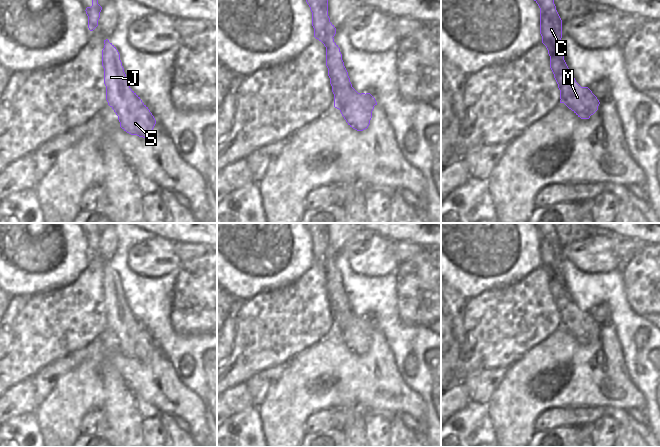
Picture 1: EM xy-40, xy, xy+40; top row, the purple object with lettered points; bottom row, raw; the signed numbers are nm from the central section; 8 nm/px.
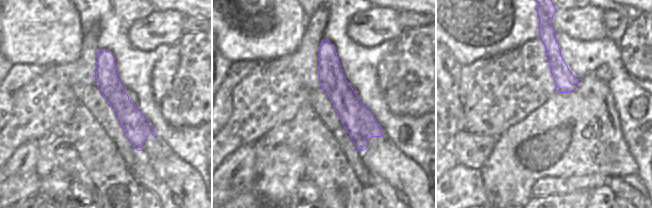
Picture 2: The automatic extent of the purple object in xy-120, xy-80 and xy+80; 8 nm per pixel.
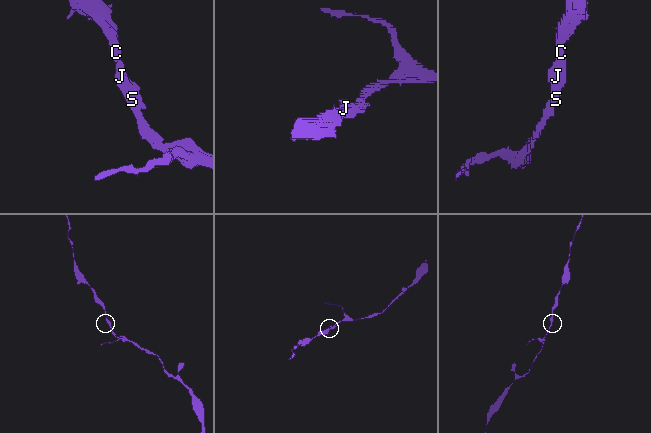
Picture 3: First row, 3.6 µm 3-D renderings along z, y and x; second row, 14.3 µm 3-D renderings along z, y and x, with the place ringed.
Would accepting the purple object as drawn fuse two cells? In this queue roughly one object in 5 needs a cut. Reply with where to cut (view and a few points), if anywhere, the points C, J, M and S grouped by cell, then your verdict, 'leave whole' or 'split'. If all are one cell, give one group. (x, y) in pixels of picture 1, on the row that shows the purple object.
cut none; groups C J M S; leave whole

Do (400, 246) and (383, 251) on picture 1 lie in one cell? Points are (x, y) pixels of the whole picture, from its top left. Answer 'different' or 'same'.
different

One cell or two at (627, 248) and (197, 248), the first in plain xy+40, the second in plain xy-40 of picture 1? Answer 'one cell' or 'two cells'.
one cell

